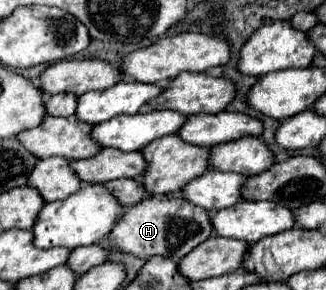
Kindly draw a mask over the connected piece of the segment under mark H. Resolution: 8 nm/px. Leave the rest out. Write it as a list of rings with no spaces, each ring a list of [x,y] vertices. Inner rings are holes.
[[[151,197],[125,211],[125,215],[113,227],[109,243],[115,251],[135,253],[139,257],[167,255],[179,261],[209,237],[211,237],[211,217],[207,209],[187,203],[187,199]]]

